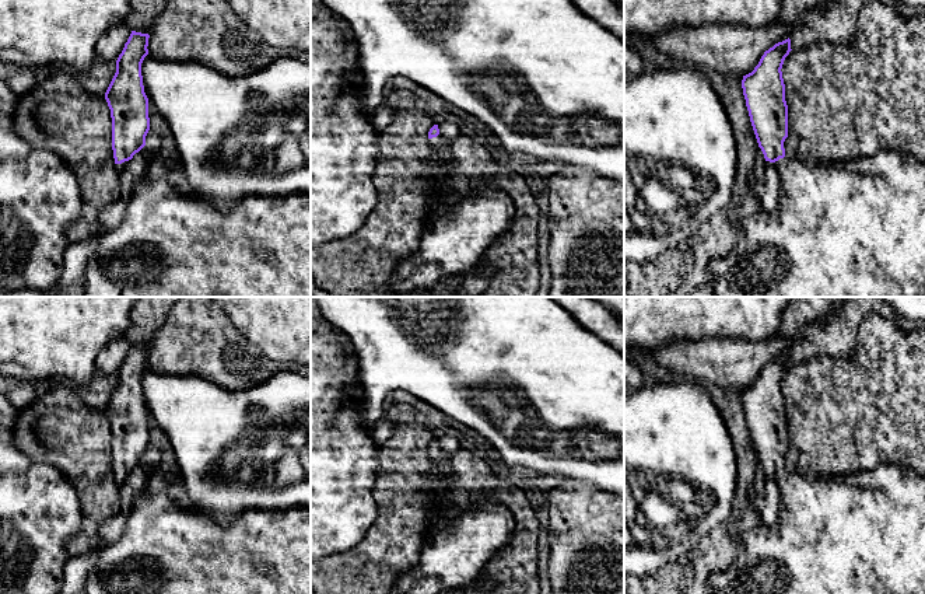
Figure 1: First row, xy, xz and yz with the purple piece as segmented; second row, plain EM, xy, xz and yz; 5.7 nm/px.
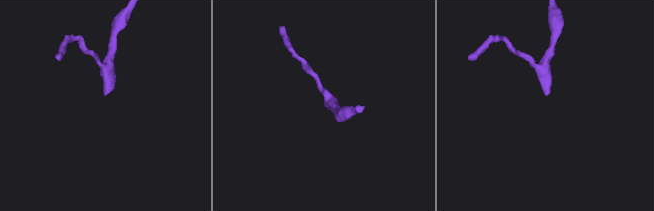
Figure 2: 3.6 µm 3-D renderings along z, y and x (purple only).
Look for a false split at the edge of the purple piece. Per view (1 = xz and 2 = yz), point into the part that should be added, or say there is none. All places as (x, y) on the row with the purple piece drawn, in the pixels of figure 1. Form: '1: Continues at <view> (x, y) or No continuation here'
1: Continues at xz (440, 143)
2: Continues at yz (857, 229)

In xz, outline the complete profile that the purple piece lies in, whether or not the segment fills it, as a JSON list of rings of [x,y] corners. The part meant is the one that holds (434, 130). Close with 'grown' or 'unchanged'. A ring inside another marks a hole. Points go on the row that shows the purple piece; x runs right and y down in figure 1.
[[[434,125],[428,132],[428,141],[434,151],[437,153],[437,157],[445,158],[448,147],[452,140],[446,139],[439,133],[438,125]]]; grown

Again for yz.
[[[791,39],[775,43],[764,52],[754,70],[742,80],[743,95],[750,122],[765,161],[774,163],[779,175],[778,207],[774,214],[758,210],[742,220],[742,233],[736,235],[729,254],[709,262],[712,282],[707,289],[714,297],[925,297],[925,161],[897,150],[882,150],[872,157],[848,160],[840,164],[802,164],[785,157],[784,141],[788,137],[788,105],[782,64],[791,52]]]; grown

